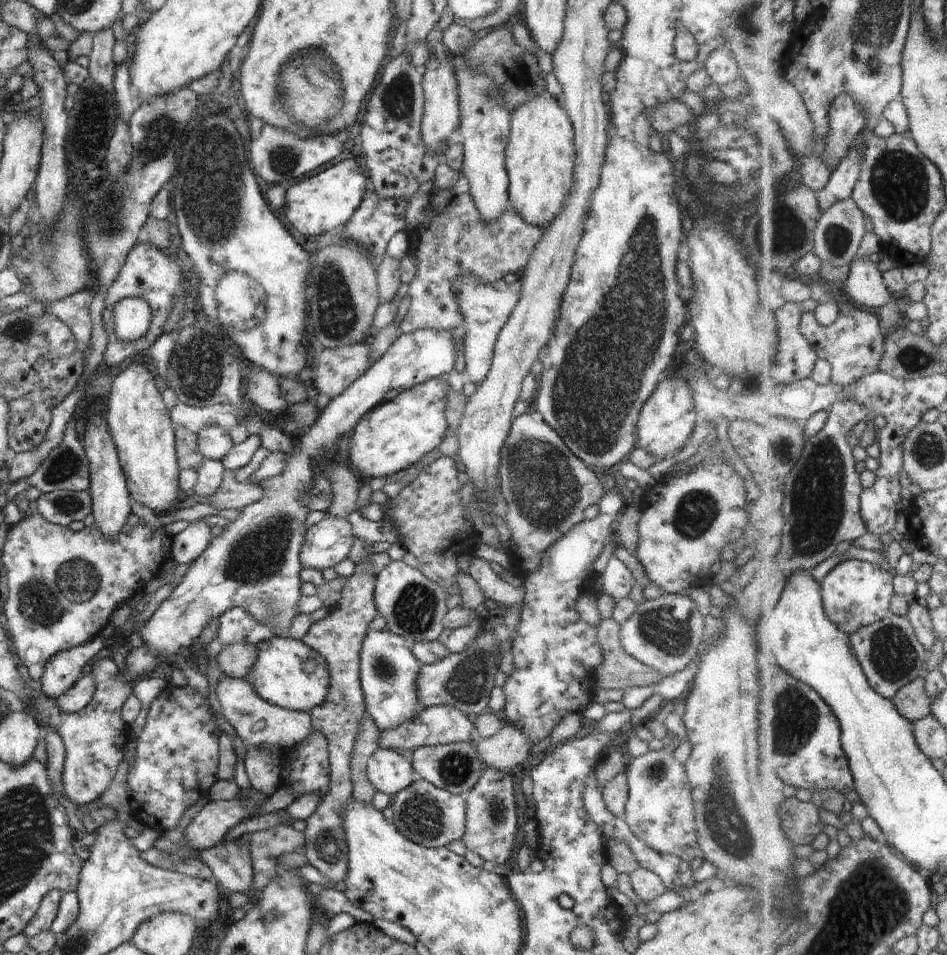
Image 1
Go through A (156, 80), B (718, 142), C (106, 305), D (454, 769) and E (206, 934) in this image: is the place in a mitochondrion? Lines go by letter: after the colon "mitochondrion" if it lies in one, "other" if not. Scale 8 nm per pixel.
A: other
B: mitochondrion
C: other
D: mitochondrion
E: other

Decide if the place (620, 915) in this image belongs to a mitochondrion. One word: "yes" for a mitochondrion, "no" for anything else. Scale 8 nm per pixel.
no

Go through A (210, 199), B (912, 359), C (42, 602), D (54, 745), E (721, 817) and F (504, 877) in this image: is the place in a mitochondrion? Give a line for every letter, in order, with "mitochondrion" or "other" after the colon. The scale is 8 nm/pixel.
A: mitochondrion
B: mitochondrion
C: mitochondrion
D: other
E: mitochondrion
F: other

